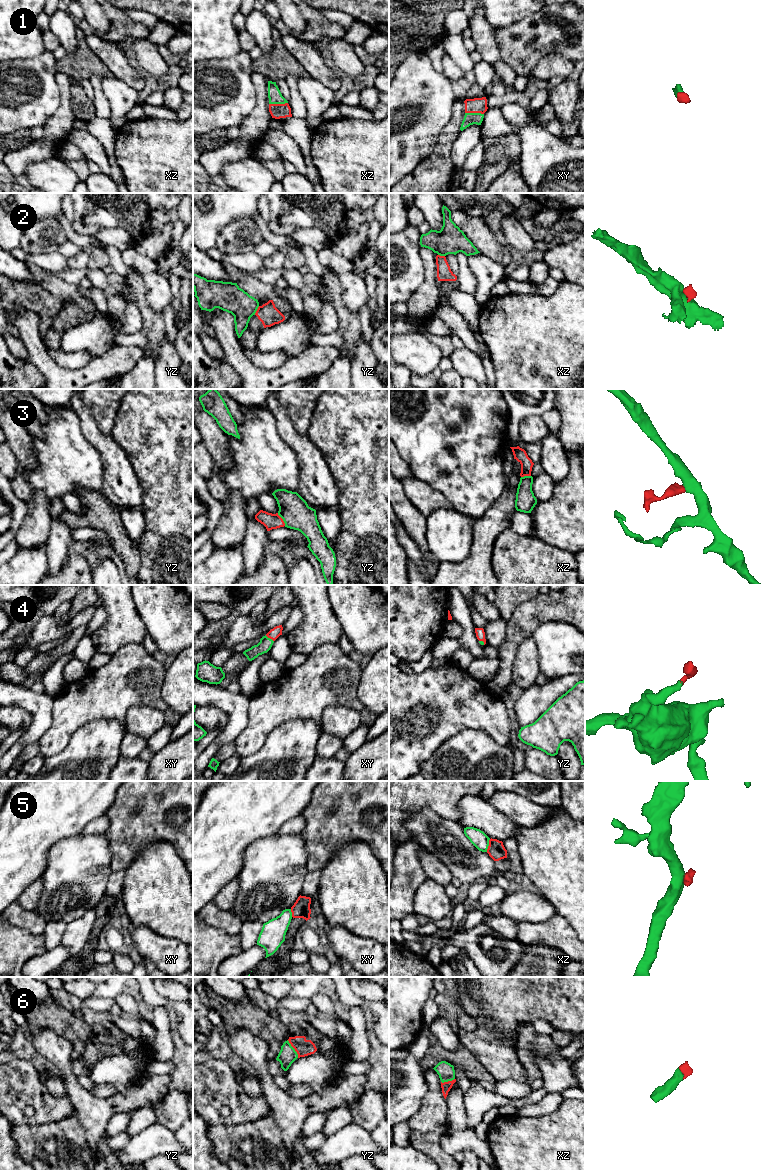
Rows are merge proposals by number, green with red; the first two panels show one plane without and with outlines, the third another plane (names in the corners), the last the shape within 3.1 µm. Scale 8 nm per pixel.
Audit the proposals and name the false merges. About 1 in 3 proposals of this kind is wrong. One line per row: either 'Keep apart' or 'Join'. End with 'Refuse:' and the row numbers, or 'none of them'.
1: Join
2: Keep apart
3: Join
4: Join
5: Keep apart
6: Join
Refuse: 2, 5

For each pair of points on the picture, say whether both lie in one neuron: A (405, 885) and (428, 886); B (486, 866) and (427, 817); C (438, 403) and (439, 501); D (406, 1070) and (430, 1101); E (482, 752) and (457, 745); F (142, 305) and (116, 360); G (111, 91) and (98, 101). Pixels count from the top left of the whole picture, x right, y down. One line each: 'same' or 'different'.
A: different
B: same
C: different
D: different
E: same
F: different
G: different

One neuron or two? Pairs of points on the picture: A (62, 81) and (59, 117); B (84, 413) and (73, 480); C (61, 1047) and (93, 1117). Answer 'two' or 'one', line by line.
A: one
B: two
C: one

